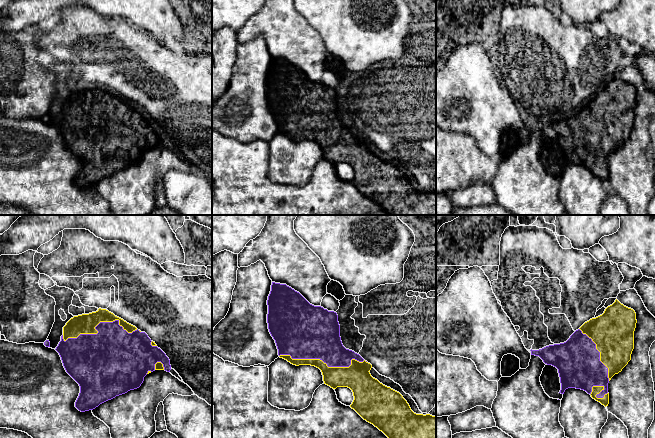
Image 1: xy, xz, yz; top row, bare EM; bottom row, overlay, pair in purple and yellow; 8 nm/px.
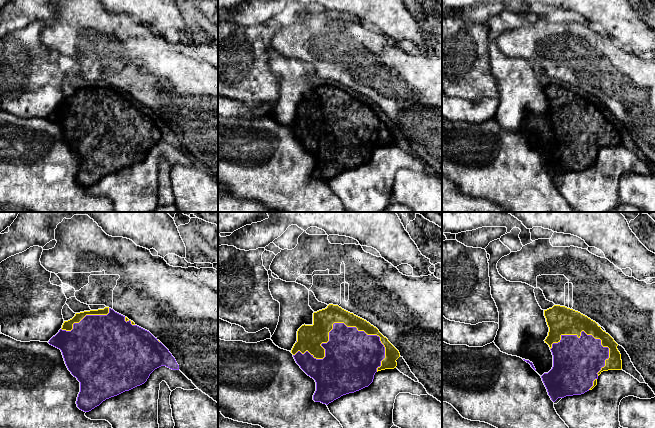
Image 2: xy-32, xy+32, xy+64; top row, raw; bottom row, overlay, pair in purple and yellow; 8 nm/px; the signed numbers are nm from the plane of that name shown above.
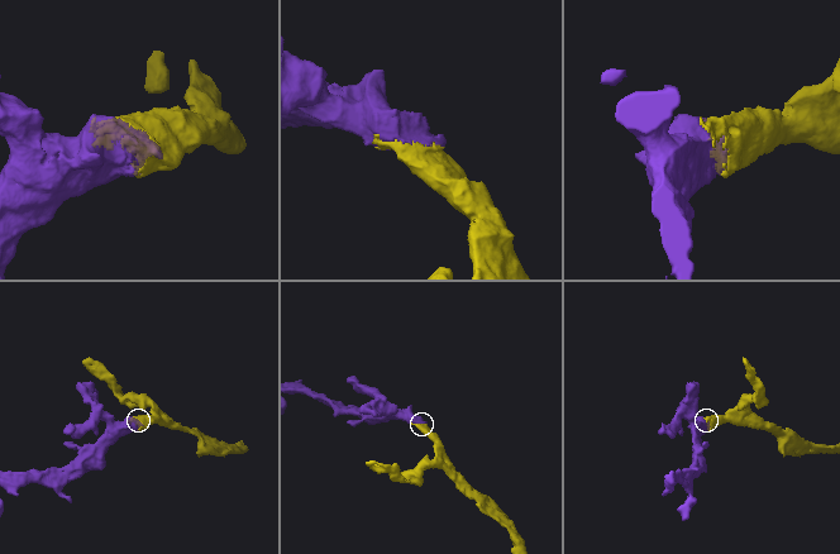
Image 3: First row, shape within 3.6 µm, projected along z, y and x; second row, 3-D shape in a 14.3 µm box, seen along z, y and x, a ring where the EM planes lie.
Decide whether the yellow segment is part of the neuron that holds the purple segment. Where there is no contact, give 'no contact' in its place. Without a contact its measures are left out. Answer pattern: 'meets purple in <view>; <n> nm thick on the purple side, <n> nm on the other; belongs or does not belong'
meets purple in xy; 380 nm thick on the purple side, 160 nm on the other; belongs

